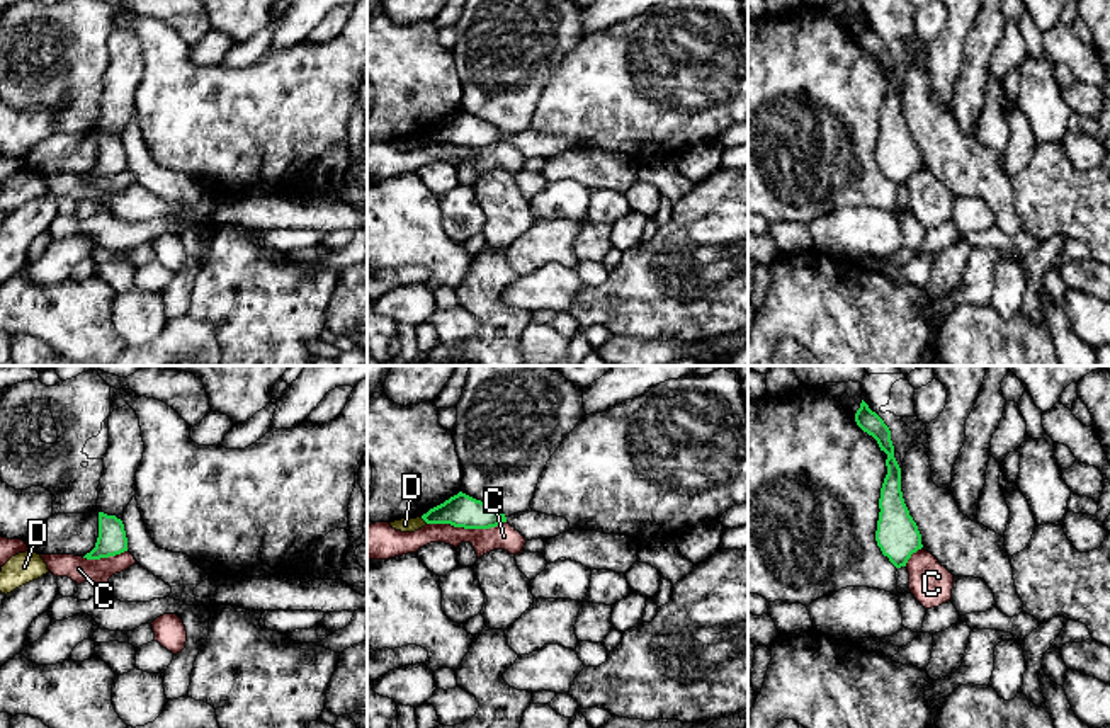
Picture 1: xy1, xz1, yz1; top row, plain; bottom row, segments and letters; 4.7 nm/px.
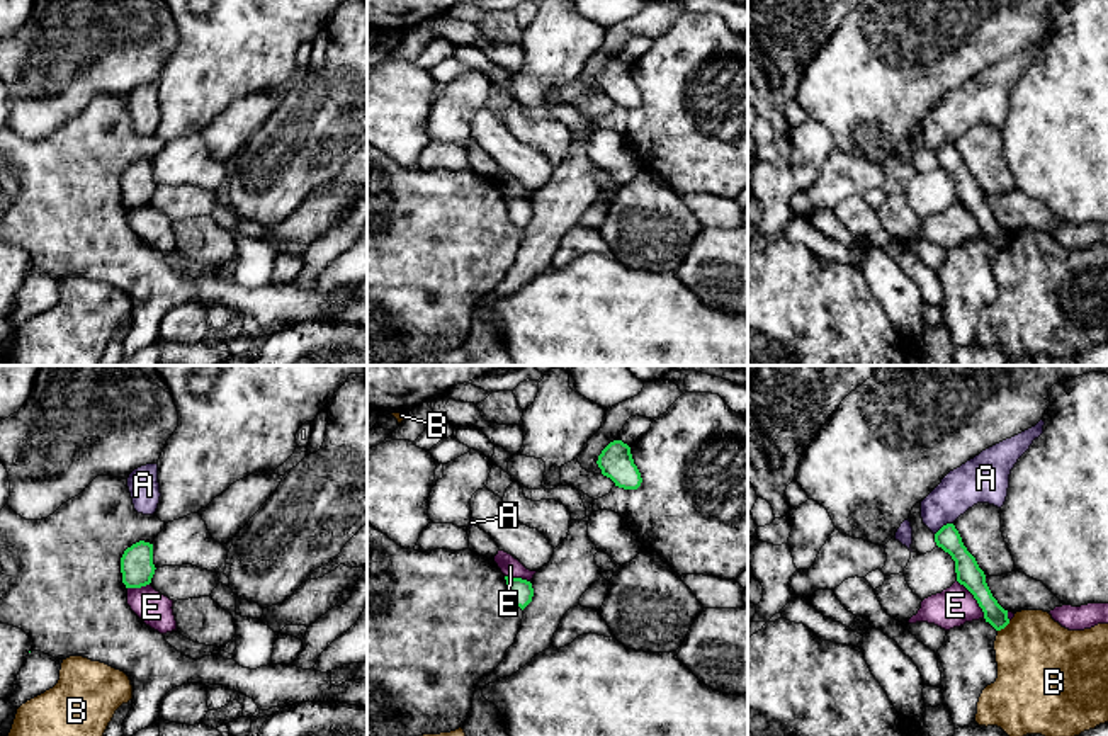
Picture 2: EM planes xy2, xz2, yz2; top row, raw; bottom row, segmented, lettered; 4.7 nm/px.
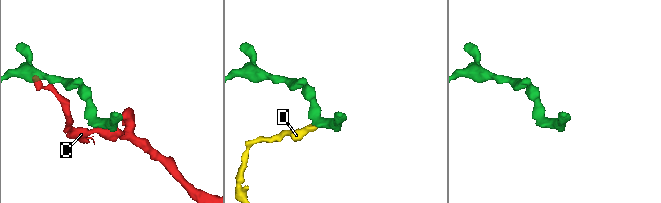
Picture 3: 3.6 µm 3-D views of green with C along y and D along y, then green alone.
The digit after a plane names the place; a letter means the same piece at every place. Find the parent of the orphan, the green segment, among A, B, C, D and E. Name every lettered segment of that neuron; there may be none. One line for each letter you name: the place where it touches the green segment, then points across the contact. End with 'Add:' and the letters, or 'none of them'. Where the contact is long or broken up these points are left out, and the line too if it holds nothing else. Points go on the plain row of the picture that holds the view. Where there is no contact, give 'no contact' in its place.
Add: none of them

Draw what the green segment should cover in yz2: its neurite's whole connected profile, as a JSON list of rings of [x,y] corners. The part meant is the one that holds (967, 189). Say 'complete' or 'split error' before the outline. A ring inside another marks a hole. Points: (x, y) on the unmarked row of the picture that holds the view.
complete; [[[943,144],[935,153],[935,161],[955,180],[957,201],[974,214],[984,231],[986,241],[989,241],[996,250],[1004,248],[1009,243],[1008,229],[1004,229],[992,216],[986,202],[984,190],[979,187],[975,177],[964,165],[955,144]]]

